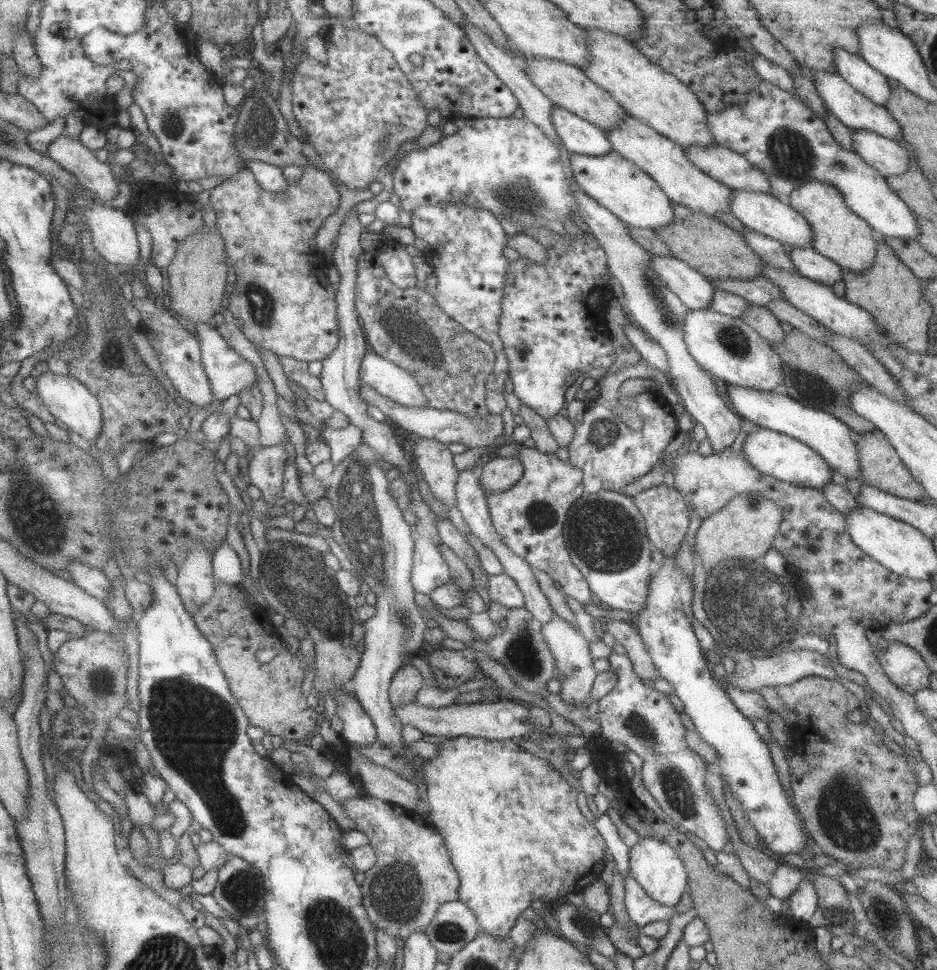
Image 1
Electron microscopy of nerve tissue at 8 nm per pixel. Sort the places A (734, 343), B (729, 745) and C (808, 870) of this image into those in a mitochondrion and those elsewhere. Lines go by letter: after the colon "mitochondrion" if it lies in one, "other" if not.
A: mitochondrion
B: other
C: other

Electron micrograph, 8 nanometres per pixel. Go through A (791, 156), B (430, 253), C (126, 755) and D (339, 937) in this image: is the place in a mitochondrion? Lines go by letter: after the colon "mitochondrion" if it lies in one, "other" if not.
A: mitochondrion
B: other
C: other
D: mitochondrion

